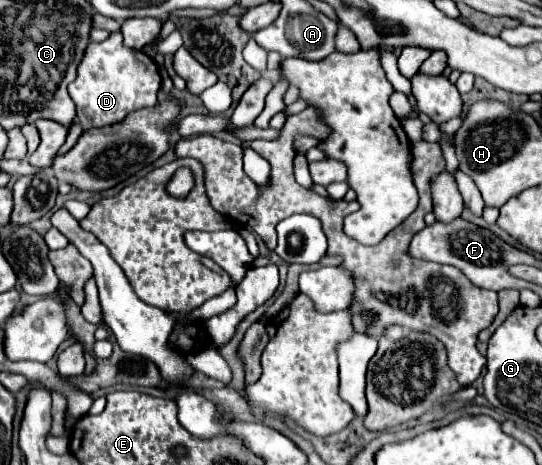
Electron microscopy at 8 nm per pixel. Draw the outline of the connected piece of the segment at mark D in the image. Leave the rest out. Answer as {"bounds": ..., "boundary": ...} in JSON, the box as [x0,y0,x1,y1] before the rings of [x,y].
{"bounds":[68,32,158,130],"boundary":[[[112,32],[104,42],[90,42],[78,66],[76,80],[68,84],[68,94],[76,104],[76,116],[82,130],[110,126],[122,122],[134,110],[152,108],[158,102],[158,90],[158,64],[144,52],[126,48],[120,32]]]}

